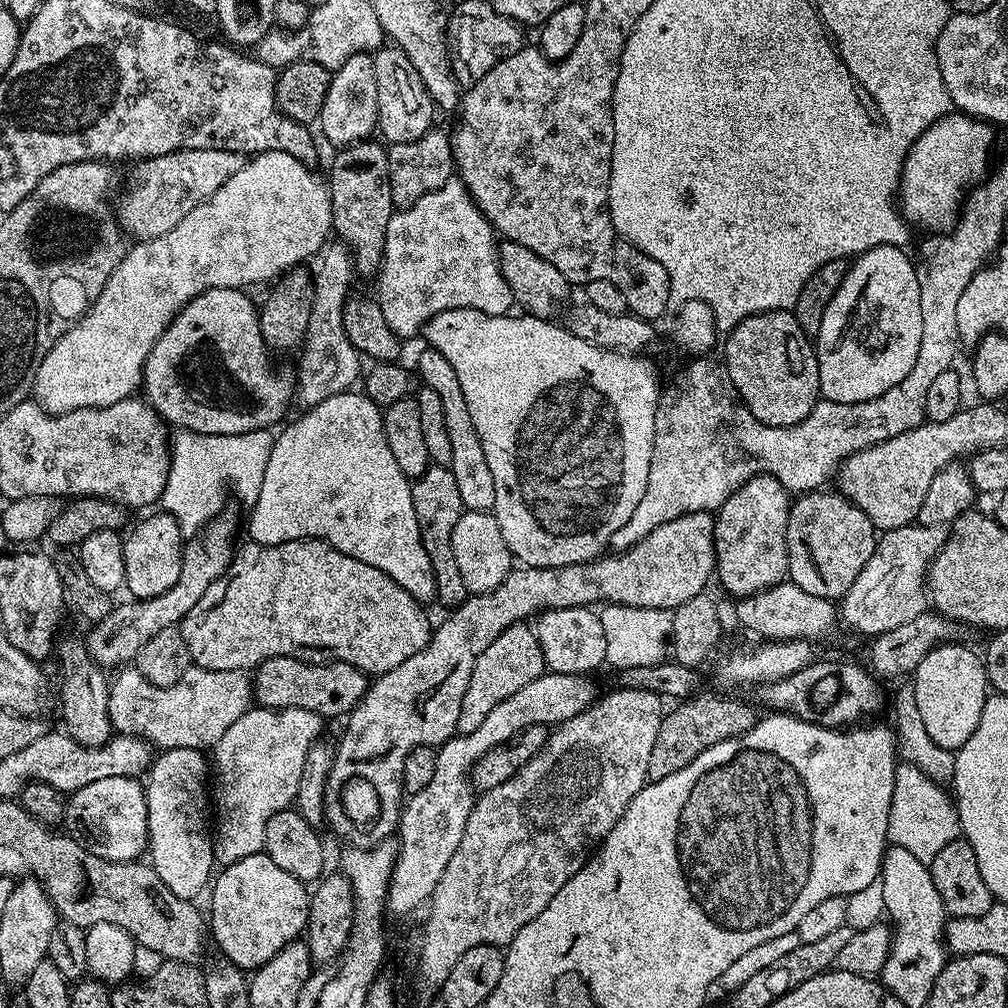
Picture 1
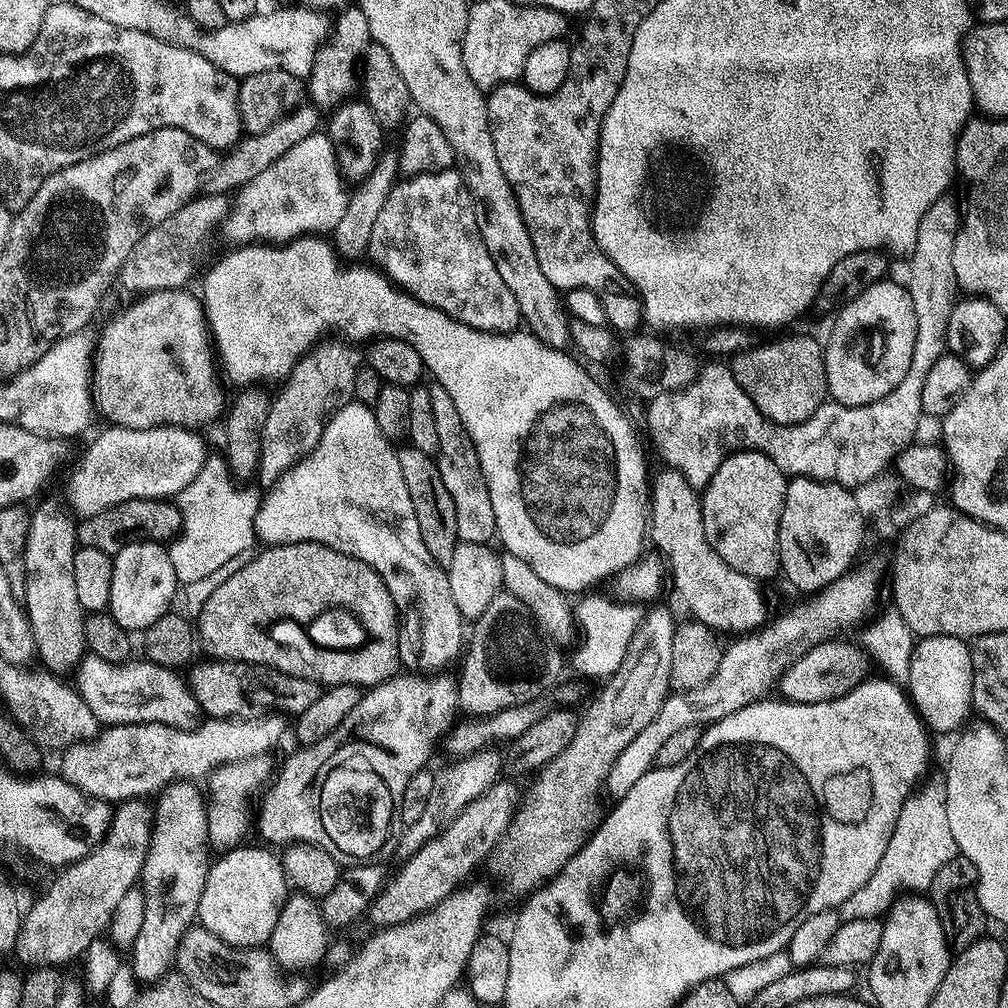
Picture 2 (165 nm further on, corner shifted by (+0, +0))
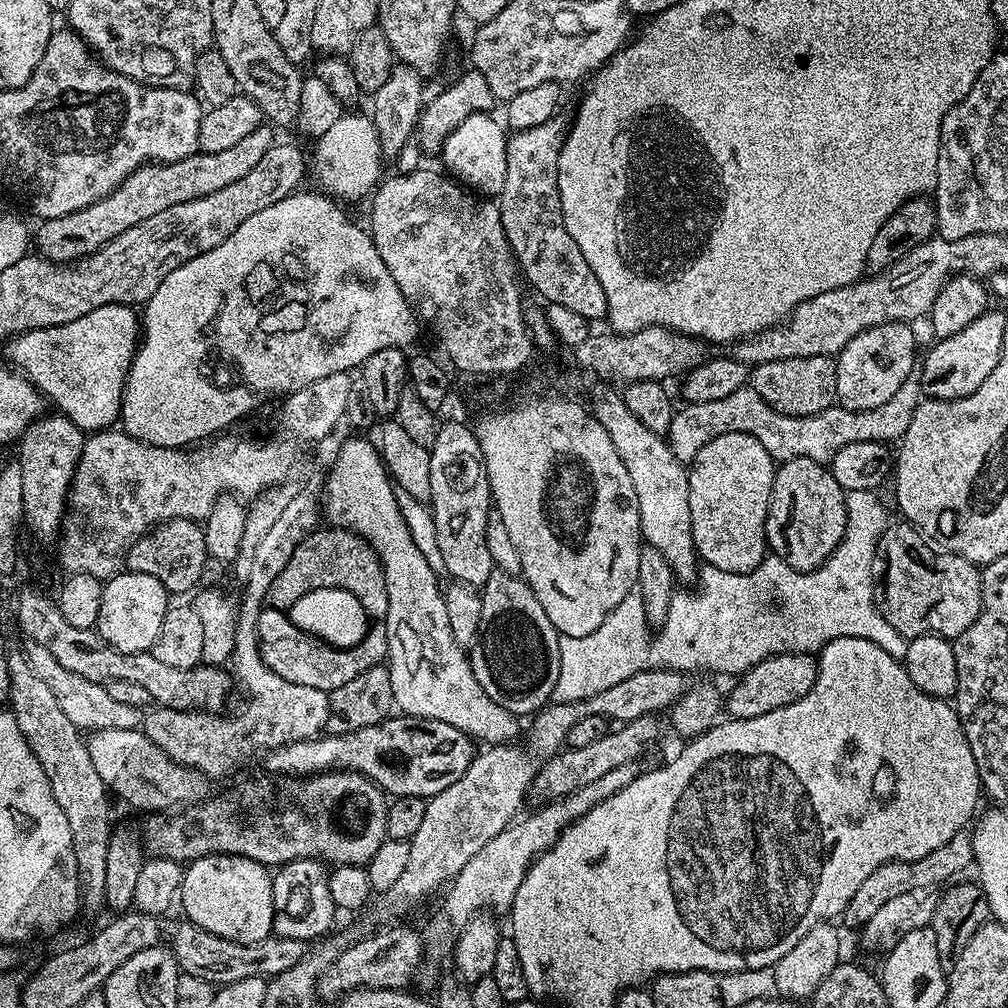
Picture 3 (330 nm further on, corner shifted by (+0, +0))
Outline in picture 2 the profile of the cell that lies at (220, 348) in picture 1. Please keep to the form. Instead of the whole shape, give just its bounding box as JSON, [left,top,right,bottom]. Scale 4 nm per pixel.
[90,288,226,430]

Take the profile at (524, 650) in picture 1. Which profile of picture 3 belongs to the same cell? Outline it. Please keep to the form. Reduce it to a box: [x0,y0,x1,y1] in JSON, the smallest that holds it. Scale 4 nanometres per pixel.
[470,567,560,718]

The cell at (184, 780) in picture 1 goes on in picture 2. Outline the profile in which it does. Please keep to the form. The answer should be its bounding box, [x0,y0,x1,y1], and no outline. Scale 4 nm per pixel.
[130,781,210,982]

